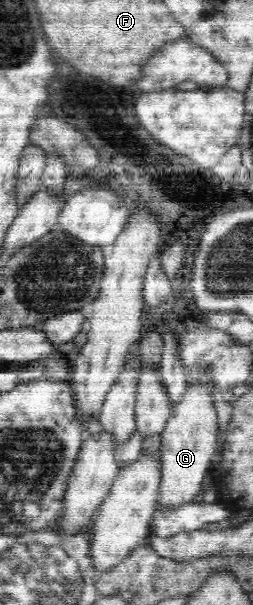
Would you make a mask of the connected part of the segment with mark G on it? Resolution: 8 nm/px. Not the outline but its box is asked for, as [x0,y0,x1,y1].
[157,384,219,509]

